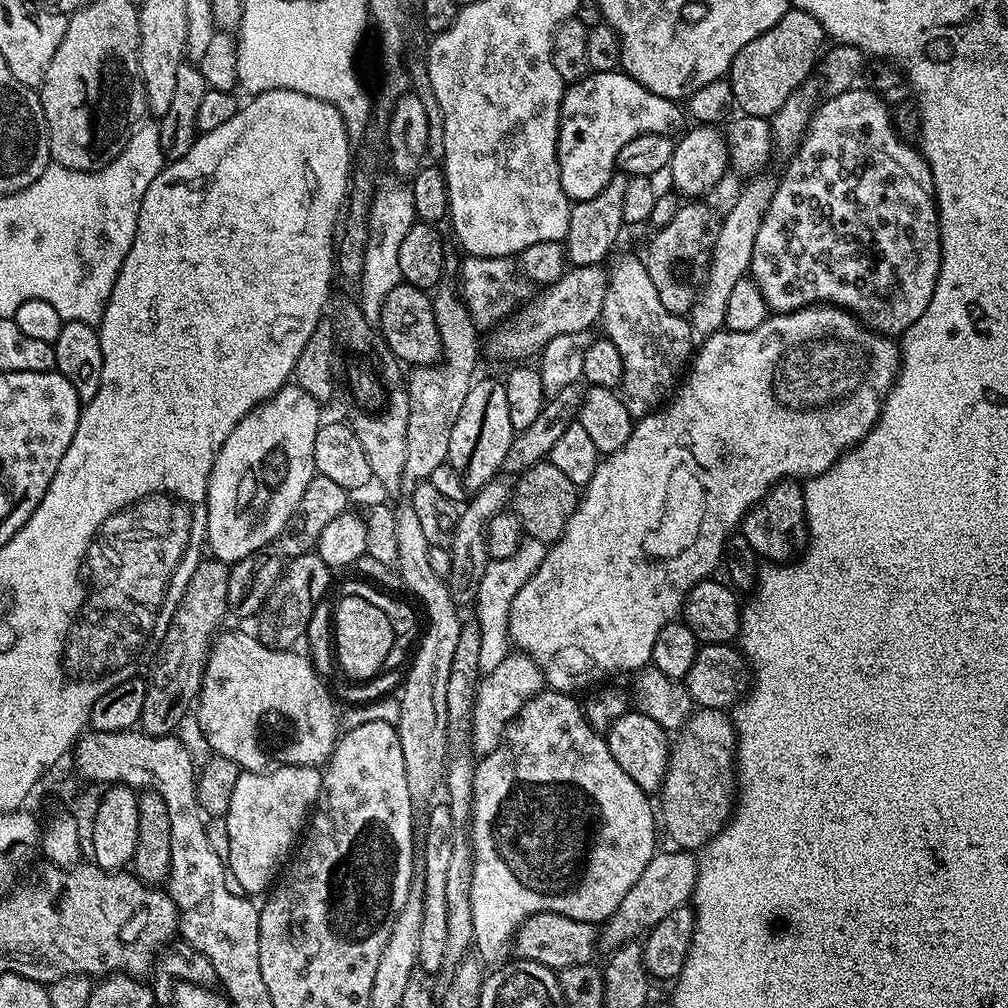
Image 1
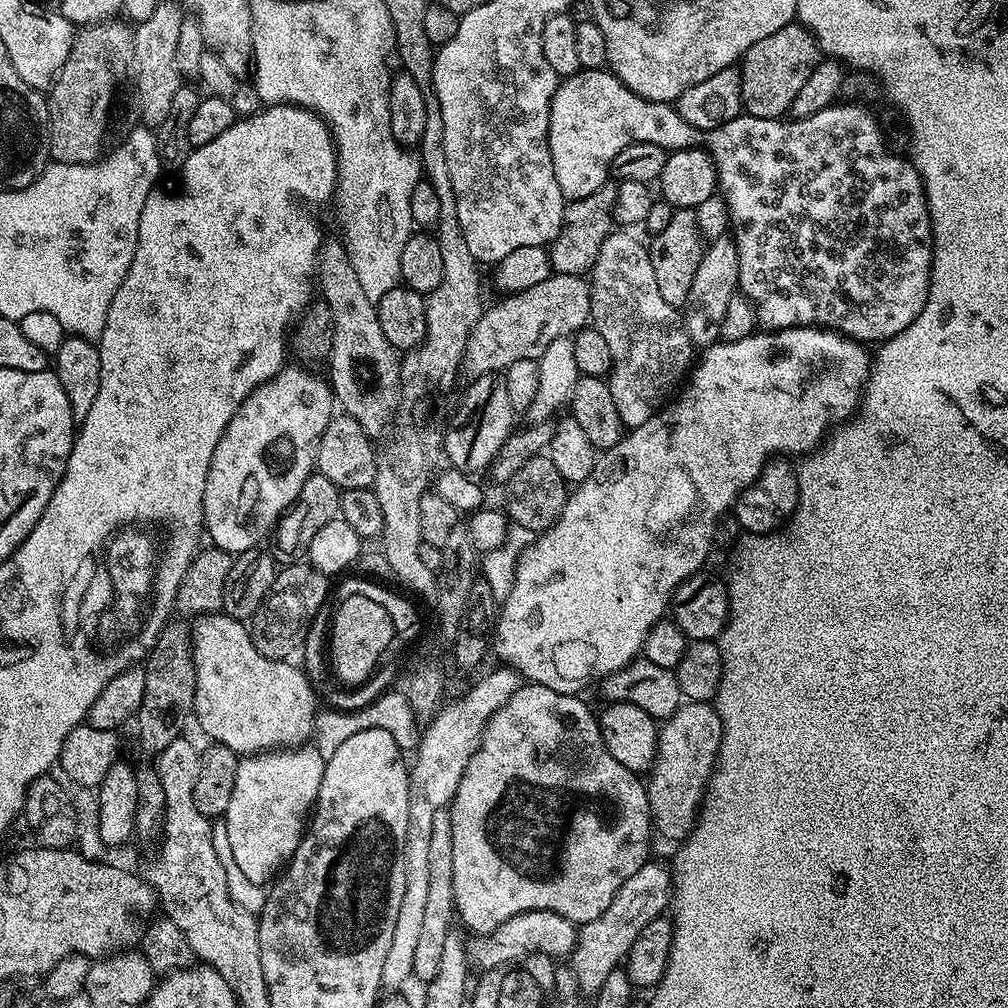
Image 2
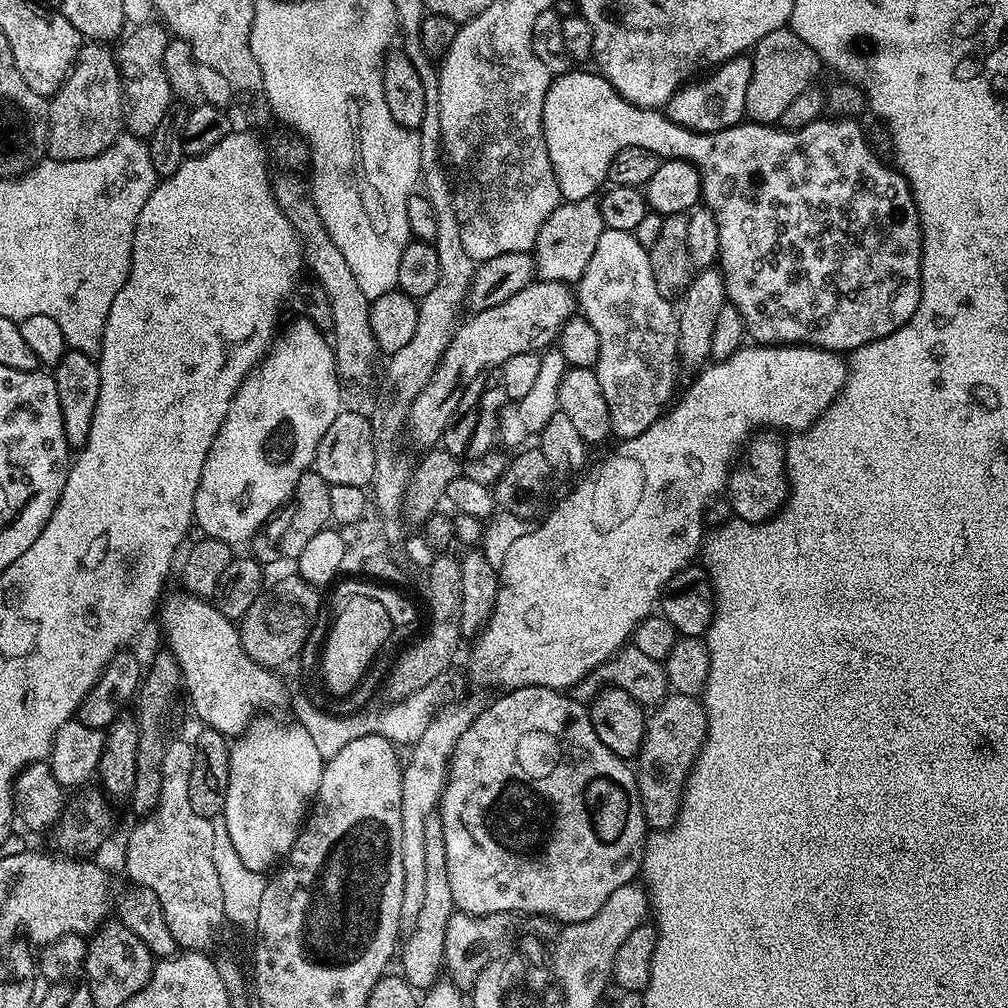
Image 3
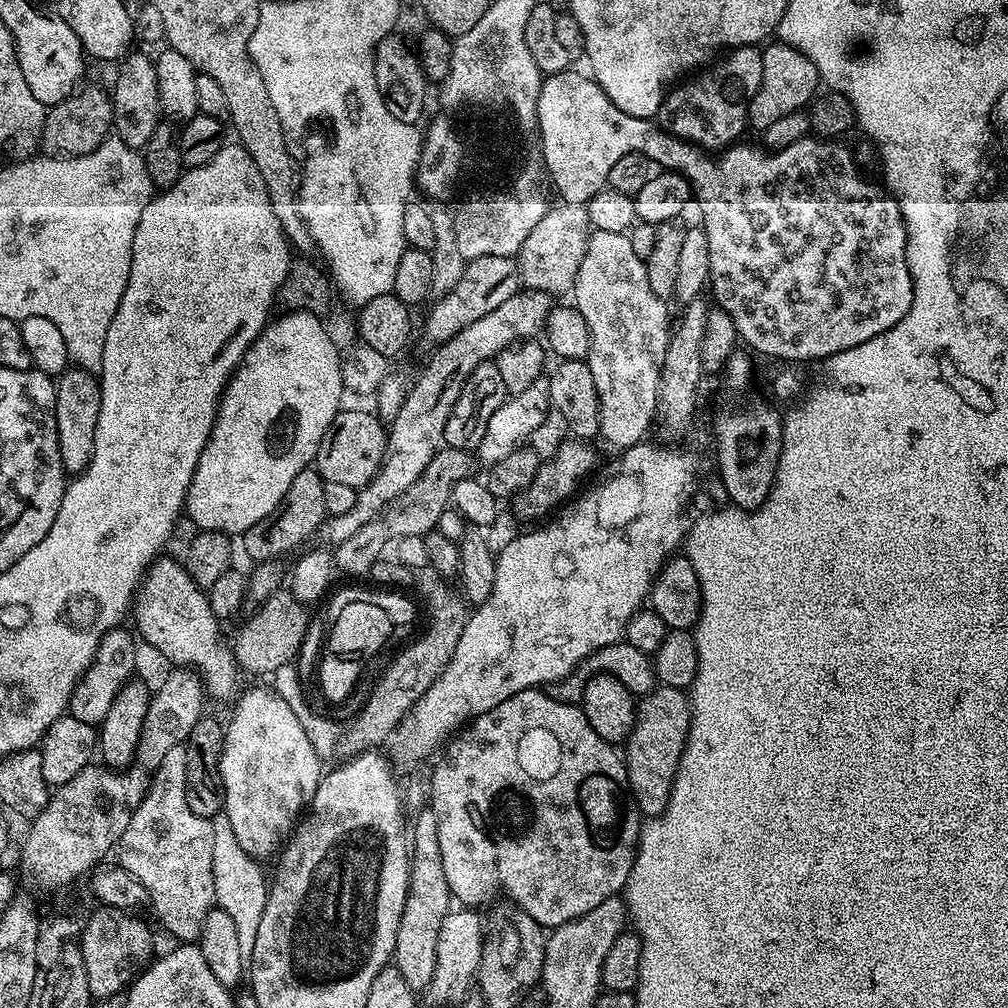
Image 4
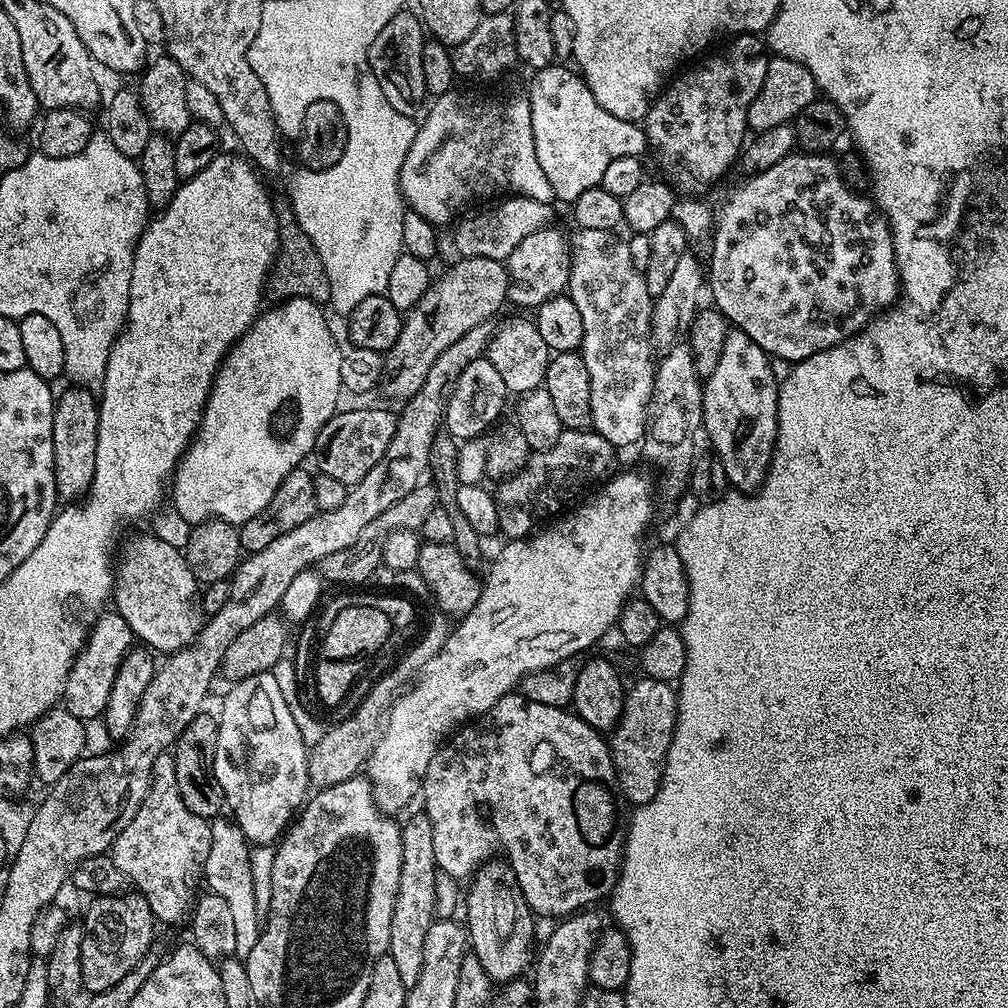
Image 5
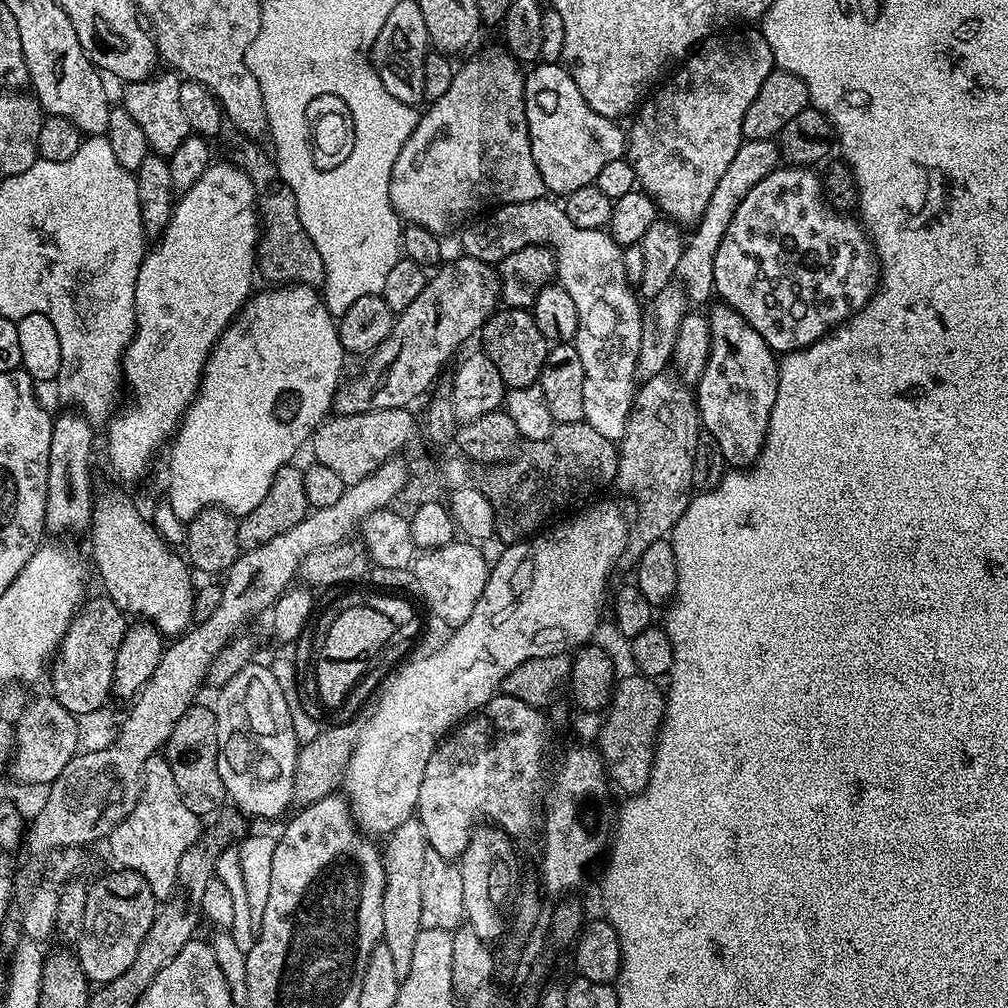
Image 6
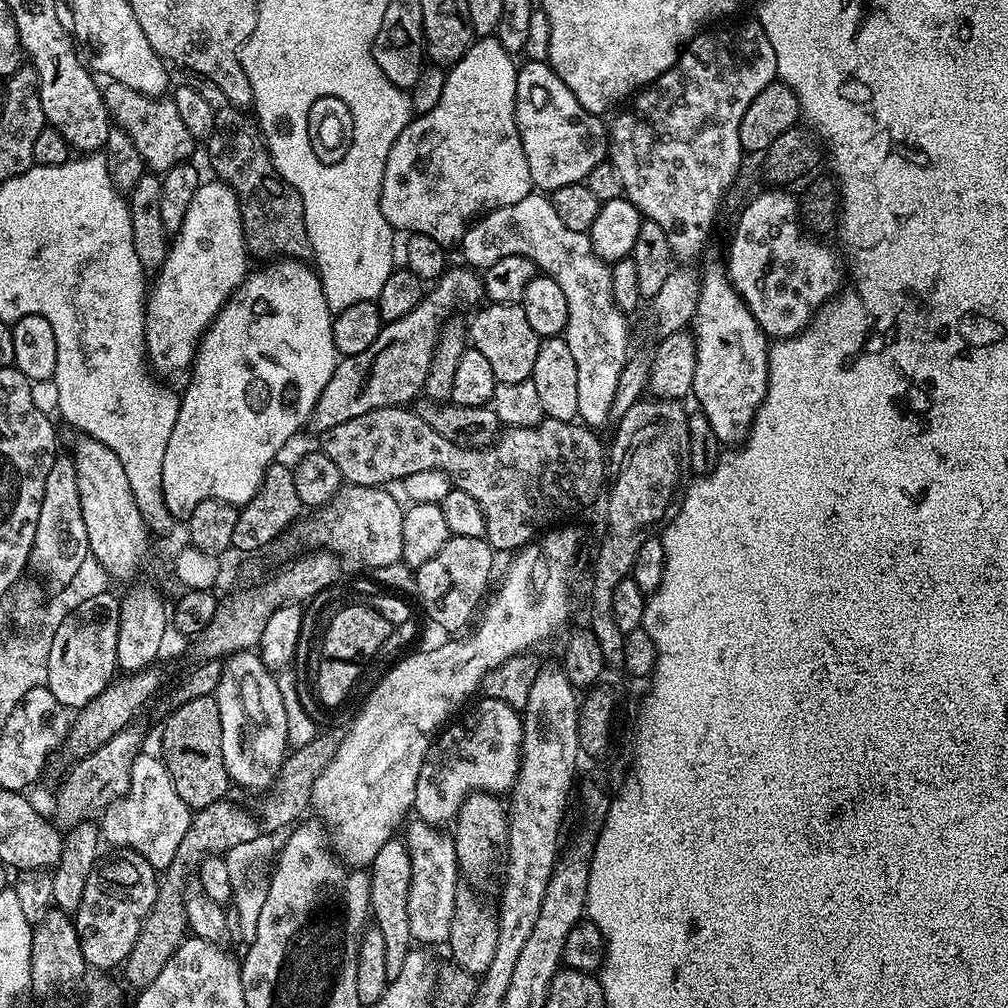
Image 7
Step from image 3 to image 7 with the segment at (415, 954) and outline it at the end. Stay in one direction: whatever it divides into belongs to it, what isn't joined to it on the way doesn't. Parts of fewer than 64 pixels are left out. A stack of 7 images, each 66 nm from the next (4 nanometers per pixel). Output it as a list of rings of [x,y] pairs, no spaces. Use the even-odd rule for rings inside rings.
[[[393,838],[374,854],[370,865],[370,900],[372,902],[371,919],[378,930],[382,930],[382,938],[386,945],[386,974],[389,978],[402,970],[402,961],[414,947],[410,934],[410,910],[408,895],[410,894],[410,854],[407,843],[403,839]]]

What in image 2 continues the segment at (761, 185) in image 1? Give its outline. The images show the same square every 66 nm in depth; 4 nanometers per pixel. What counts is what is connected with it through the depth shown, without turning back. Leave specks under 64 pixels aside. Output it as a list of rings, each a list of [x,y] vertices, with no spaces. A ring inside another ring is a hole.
[[[725,234],[711,241],[705,247],[702,262],[698,262],[698,271],[694,273],[694,283],[682,309],[686,334],[697,349],[709,348],[720,340],[722,318],[726,318],[726,305],[738,292],[738,250],[736,241]]]

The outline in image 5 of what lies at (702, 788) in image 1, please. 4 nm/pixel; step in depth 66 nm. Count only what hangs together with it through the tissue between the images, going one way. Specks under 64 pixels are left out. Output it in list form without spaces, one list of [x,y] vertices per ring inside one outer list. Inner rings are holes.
[[[647,675],[641,679],[633,688],[631,685],[627,689],[620,720],[610,732],[614,770],[625,801],[632,806],[650,802],[654,794],[658,794],[660,780],[664,777],[666,754],[676,729],[677,689],[671,683]]]

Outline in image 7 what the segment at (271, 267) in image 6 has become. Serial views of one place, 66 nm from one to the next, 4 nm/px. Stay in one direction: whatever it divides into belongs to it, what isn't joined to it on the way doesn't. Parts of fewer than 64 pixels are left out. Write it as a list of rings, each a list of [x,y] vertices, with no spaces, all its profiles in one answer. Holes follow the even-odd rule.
[[[193,75],[190,83],[198,88],[202,98],[216,110],[216,132],[207,141],[208,160],[217,177],[236,191],[244,227],[244,244],[249,253],[260,262],[272,262],[277,258],[307,261],[312,255],[310,238],[306,234],[302,198],[294,186],[285,182],[272,164],[263,135],[247,111],[228,103],[226,94],[214,86],[214,82]]]

